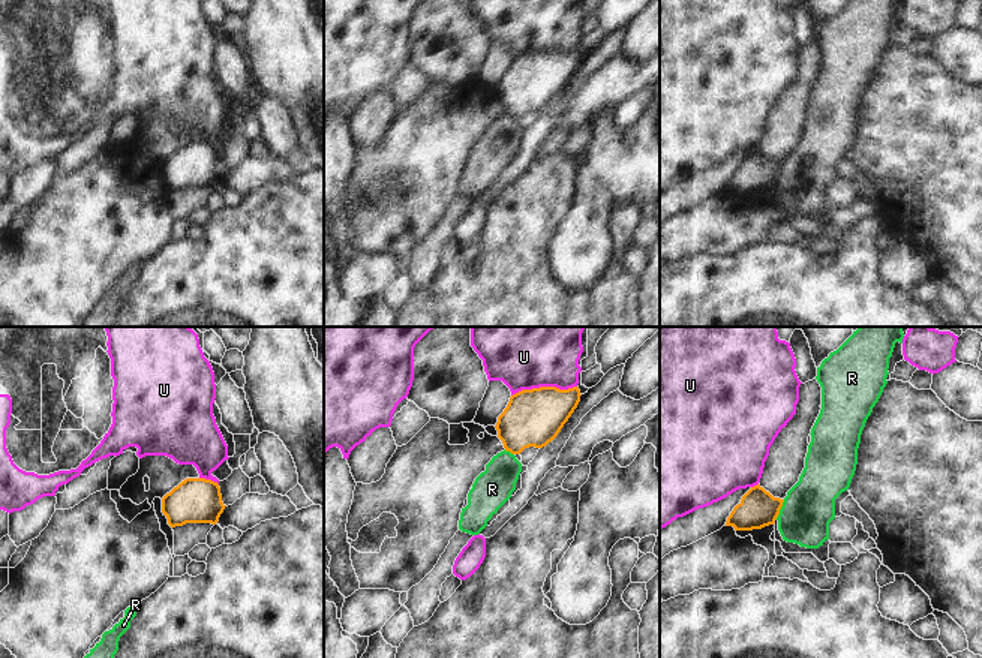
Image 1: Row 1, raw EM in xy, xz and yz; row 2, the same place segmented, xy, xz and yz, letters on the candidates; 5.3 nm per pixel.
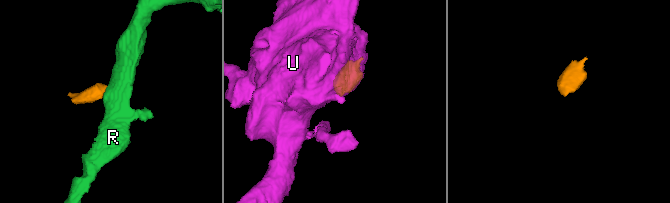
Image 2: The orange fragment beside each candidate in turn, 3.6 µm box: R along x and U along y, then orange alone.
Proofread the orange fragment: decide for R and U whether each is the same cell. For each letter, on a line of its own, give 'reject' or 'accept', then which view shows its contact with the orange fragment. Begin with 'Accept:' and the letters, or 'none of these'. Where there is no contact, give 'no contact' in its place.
Accept: none of these
R: reject; contact in yz
U: reject; contact in xz

